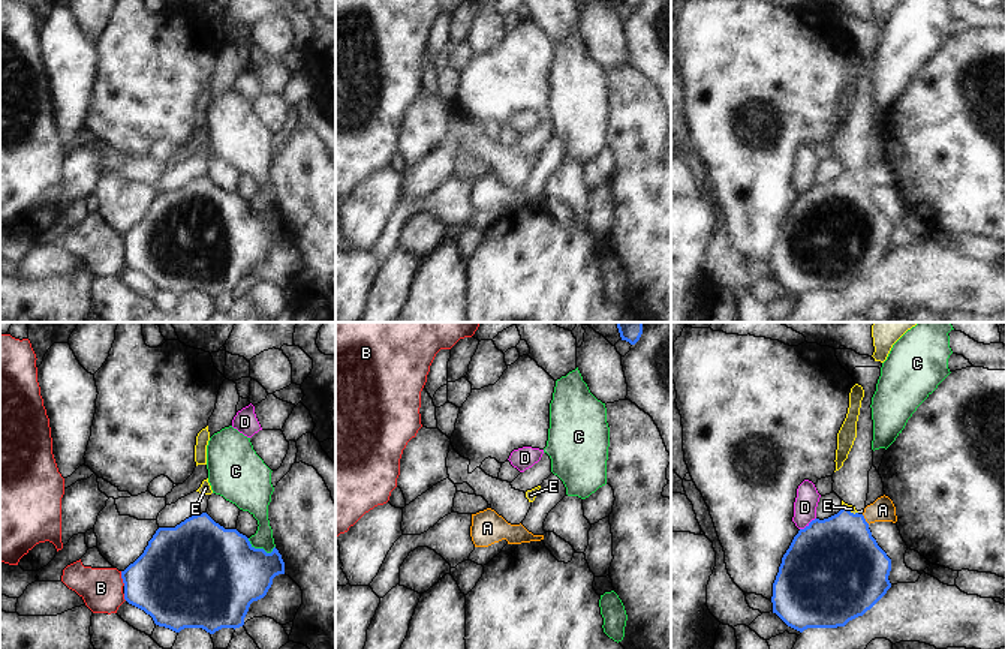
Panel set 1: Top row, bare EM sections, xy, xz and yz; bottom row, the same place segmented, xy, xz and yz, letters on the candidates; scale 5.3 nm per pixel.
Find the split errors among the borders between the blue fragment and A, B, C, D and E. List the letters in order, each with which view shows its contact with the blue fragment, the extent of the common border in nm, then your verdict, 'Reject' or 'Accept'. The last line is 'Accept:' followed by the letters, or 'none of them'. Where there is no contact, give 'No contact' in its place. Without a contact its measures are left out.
A: Touches blue in yz. Shared border 70 nm. Reject
B: Touches blue in xy. Shared border 80 nm. Reject
C: Touches blue in xy. Shared border 160 nm. Reject
D: Touches blue in yz. Shared border 110 nm. Reject
E: Touches blue in yz. Shared border 100 nm. Accept
Accept: E

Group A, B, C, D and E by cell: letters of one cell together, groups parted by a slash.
A / B / C / D / E

